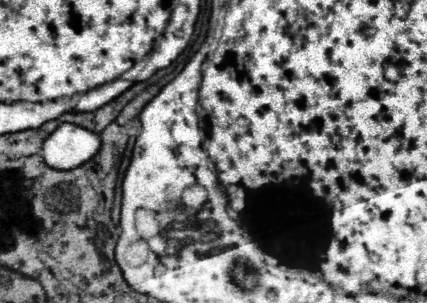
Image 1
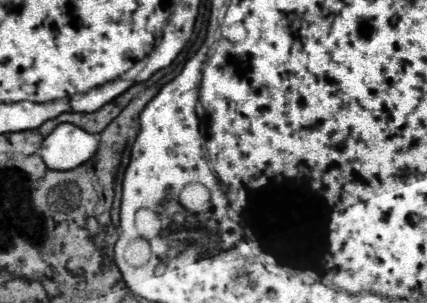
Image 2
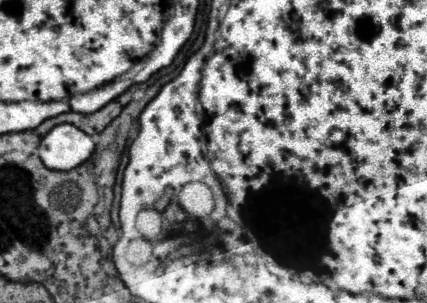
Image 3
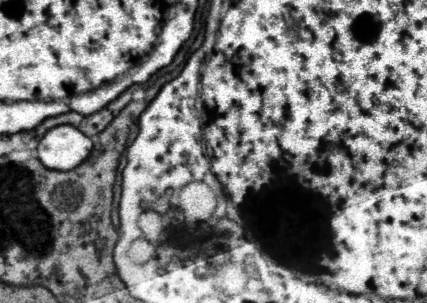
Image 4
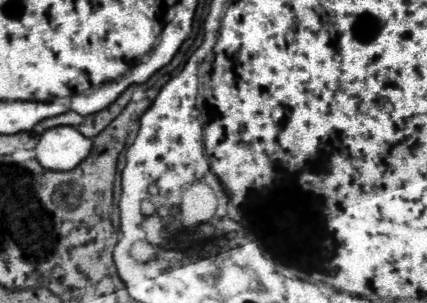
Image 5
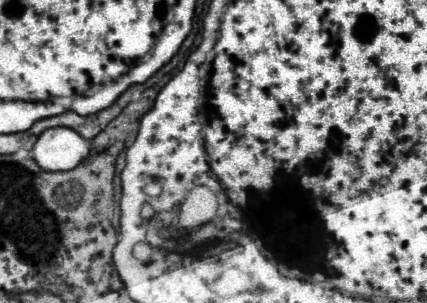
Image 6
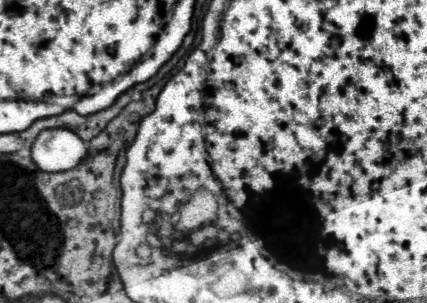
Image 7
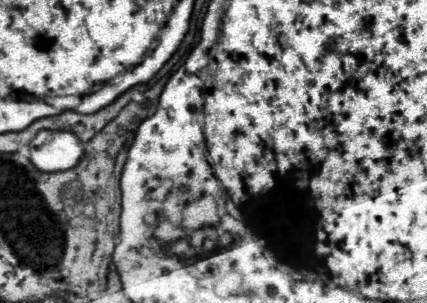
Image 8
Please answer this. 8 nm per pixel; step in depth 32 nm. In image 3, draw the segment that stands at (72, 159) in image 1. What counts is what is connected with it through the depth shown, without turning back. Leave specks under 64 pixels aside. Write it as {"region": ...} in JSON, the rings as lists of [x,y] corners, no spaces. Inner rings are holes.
{"region":[[[72,124],[52,128],[38,146],[38,156],[50,170],[72,170],[86,162],[96,148],[96,140]]]}

